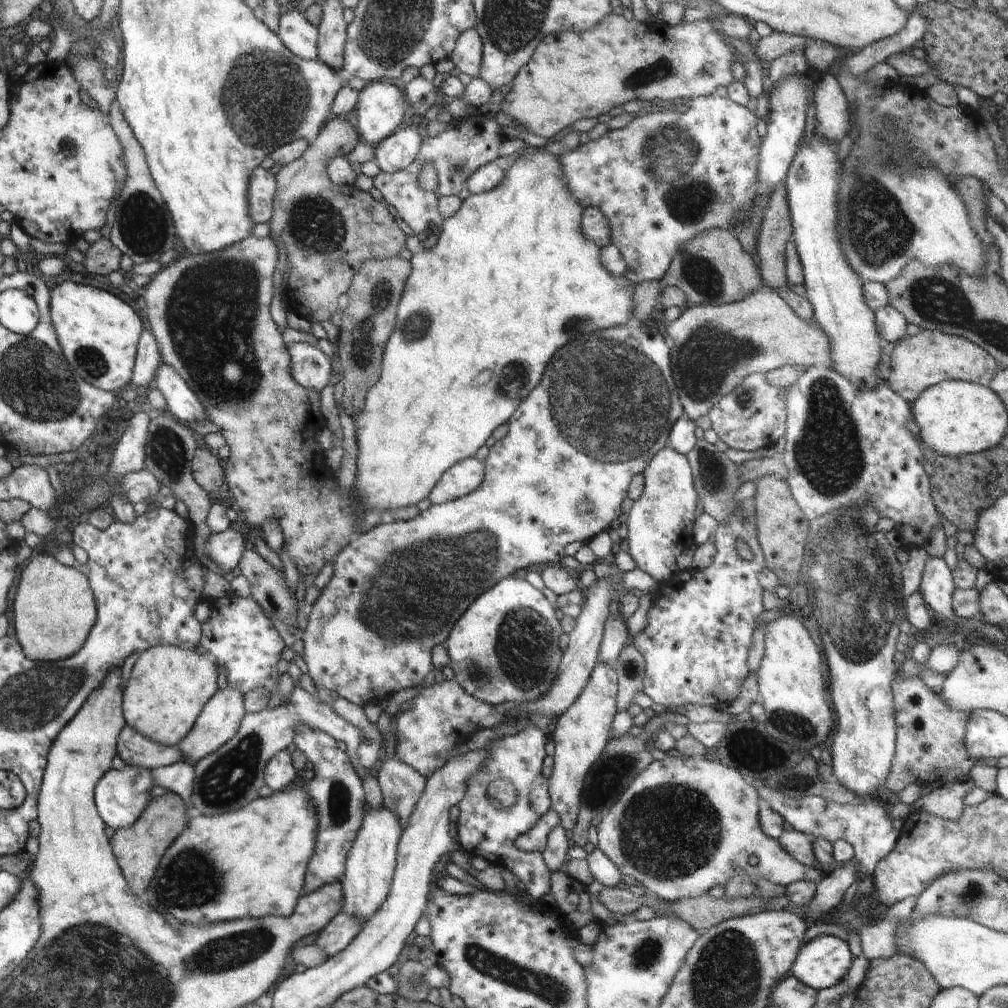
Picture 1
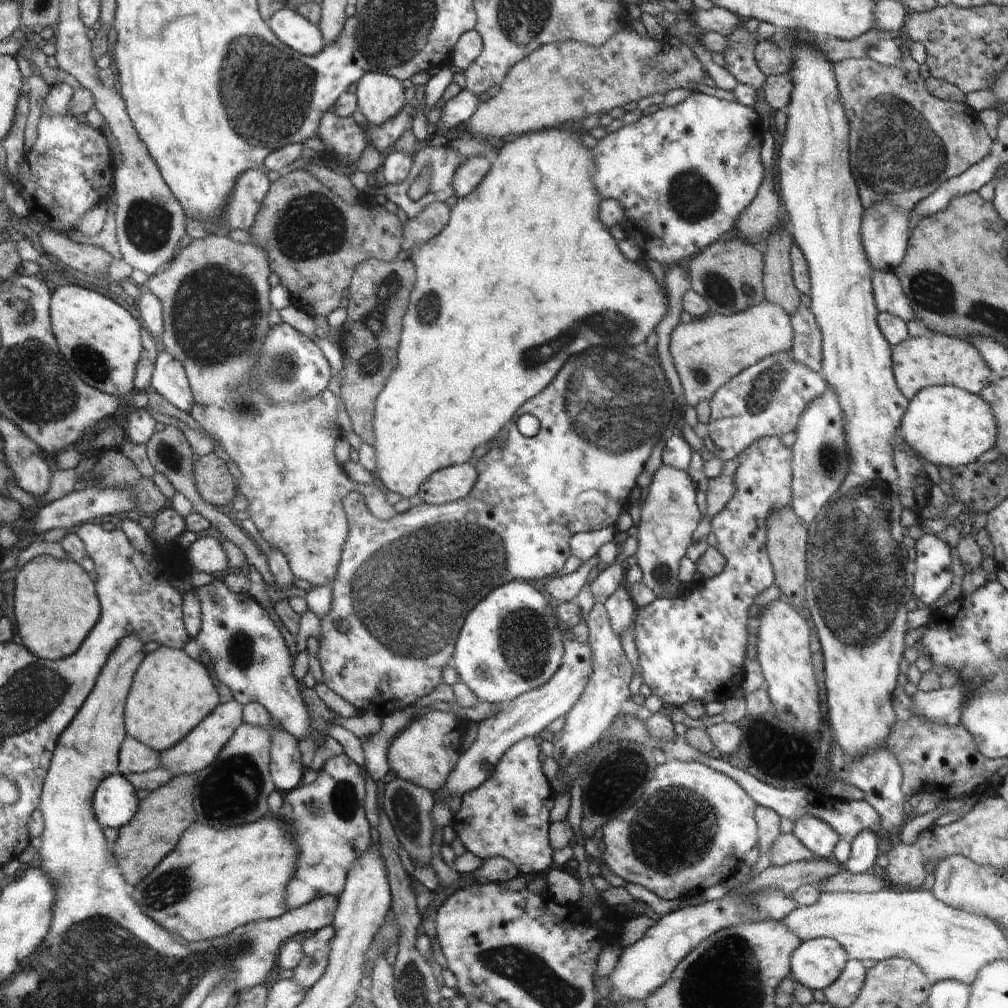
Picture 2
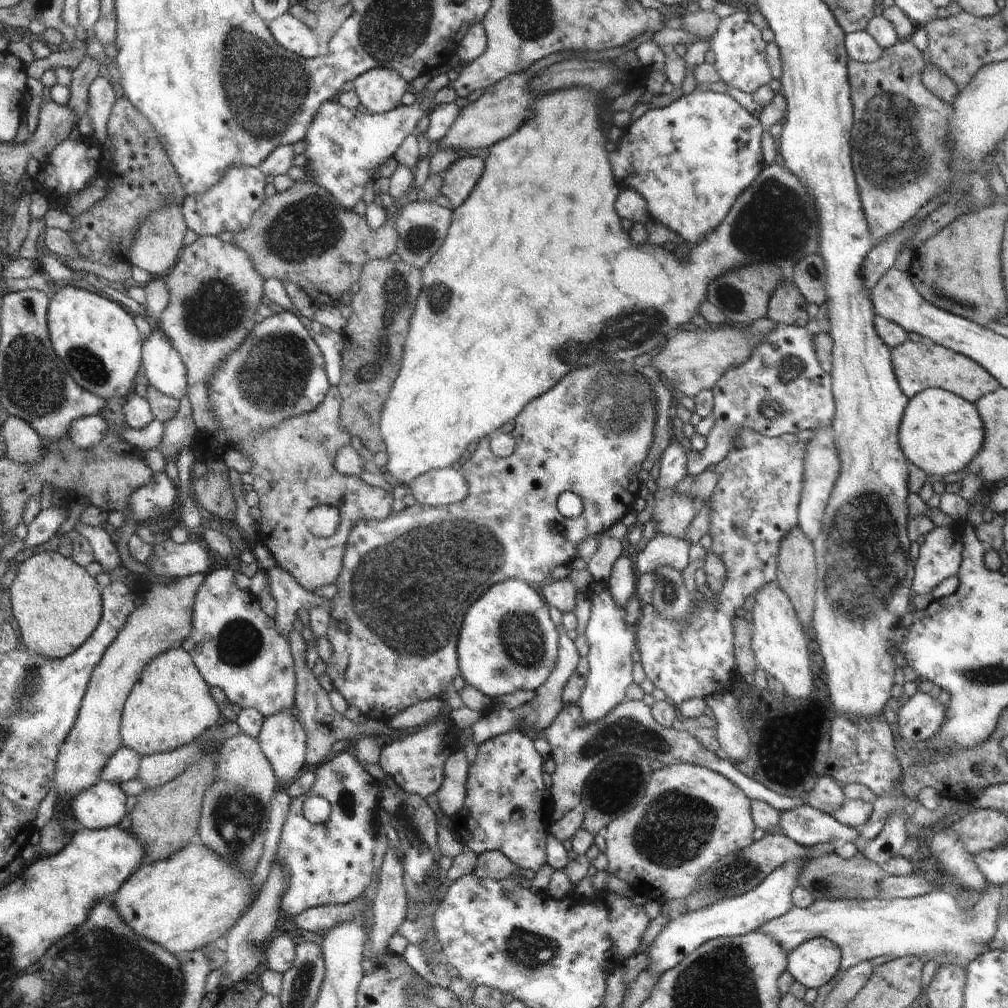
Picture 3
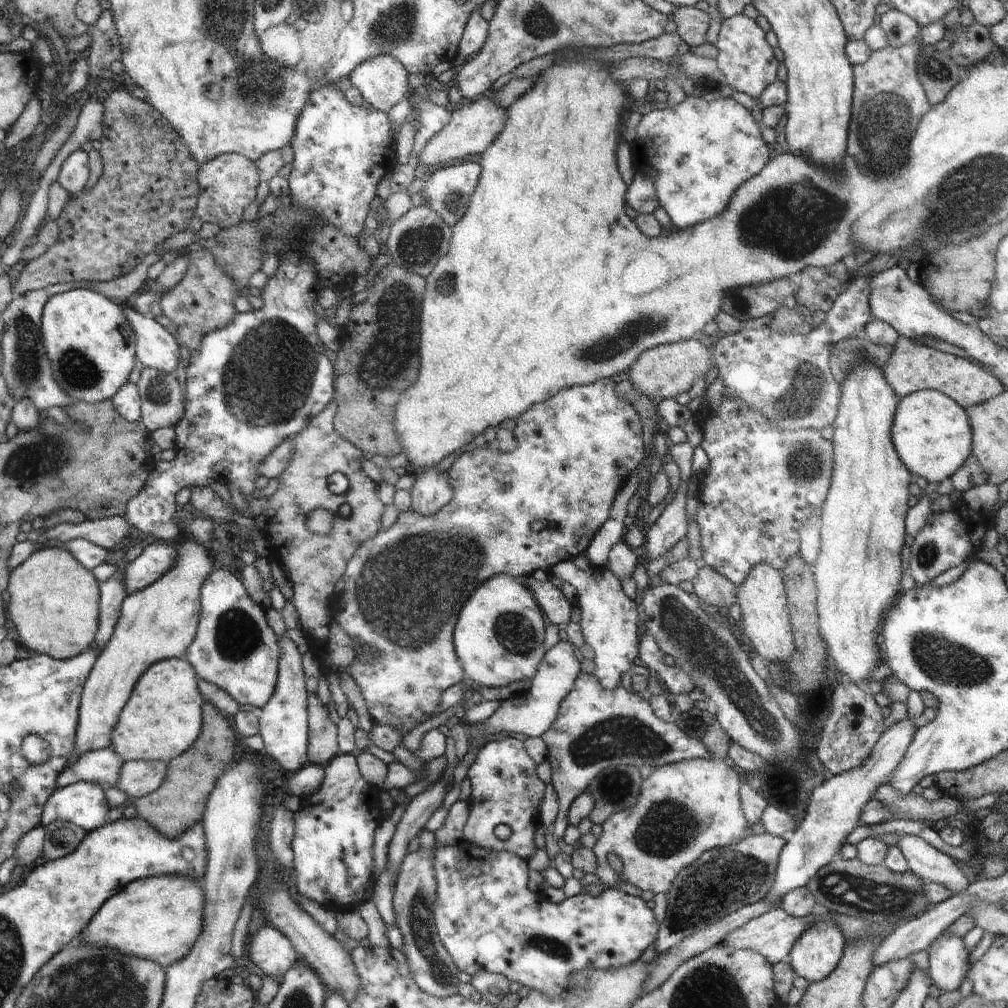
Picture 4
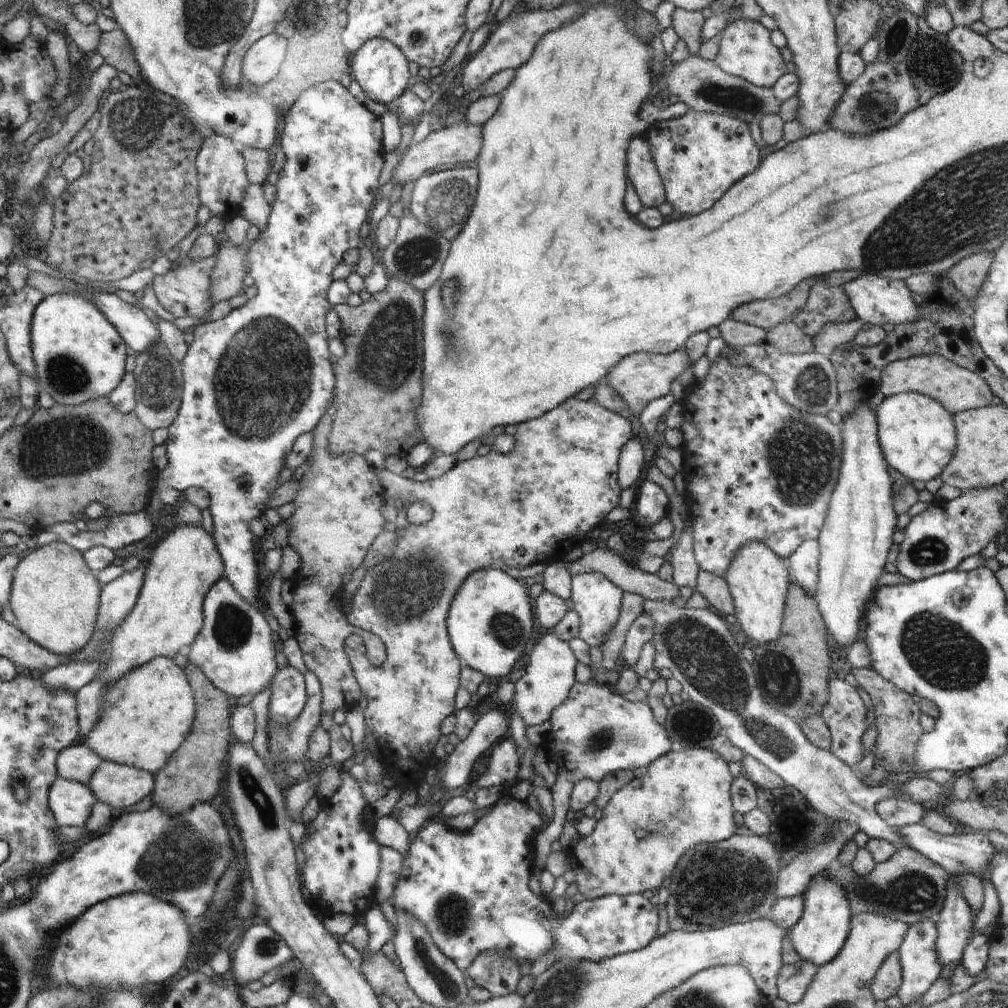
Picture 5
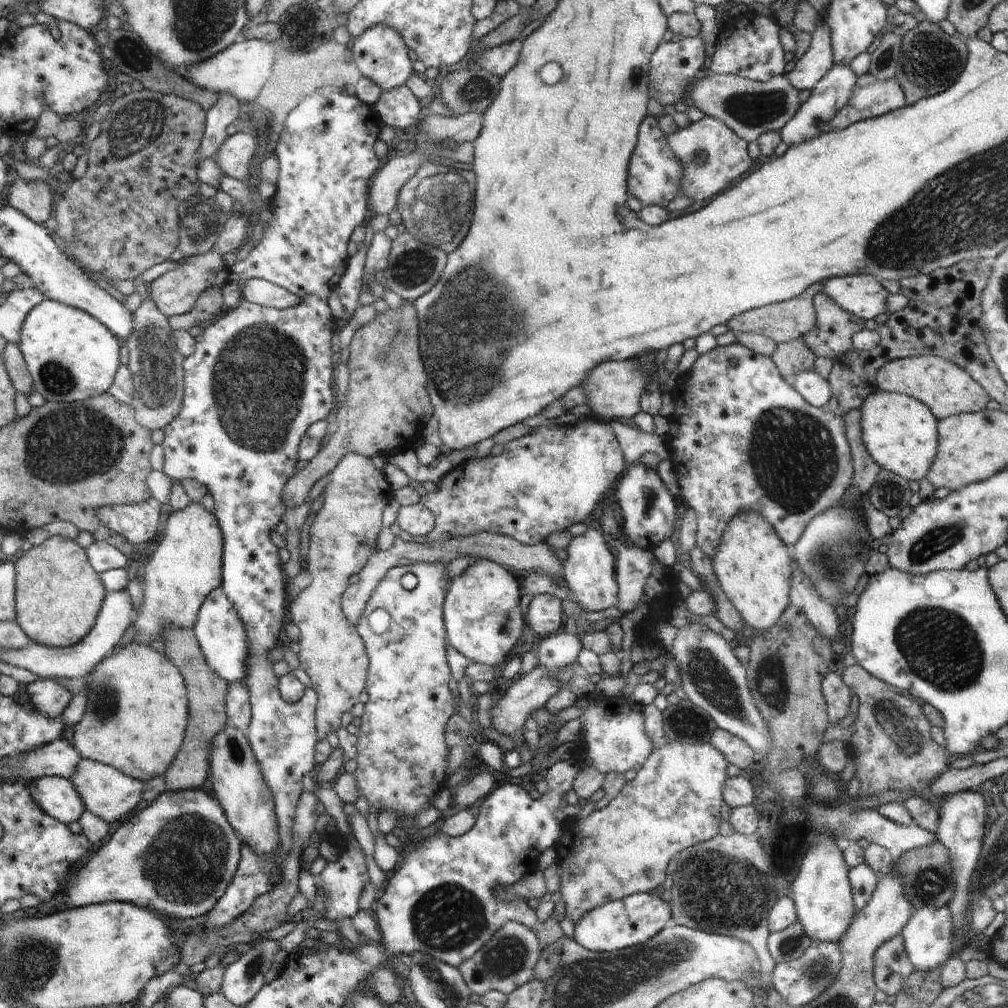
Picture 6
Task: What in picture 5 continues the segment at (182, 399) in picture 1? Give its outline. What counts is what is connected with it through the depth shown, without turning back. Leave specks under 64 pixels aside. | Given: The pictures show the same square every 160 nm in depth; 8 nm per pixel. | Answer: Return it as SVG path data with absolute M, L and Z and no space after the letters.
M96 293L88 299L114 324L134 355L160 339L153 314L141 306L125 303L116 293Z

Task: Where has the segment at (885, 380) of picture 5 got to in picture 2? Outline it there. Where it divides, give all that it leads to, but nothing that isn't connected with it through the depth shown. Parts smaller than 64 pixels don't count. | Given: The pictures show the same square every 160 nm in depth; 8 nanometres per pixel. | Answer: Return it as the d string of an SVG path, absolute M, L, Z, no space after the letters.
M932 332L922 336L908 337L891 347L893 375L900 392L911 401L924 387L954 385L980 395L993 380L990 367L980 353L964 339Z

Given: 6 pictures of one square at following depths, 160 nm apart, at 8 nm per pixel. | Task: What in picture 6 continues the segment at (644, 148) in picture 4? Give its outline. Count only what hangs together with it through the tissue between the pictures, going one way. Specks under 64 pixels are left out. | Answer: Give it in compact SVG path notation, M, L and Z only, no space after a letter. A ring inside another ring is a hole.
M705 115L702 120L691 123L686 129L667 136L671 149L675 155L685 164L685 177L683 180L683 194L694 199L694 202L706 200L720 194L740 176L748 172L752 166L752 160L748 156L748 144L741 139L726 123L720 119ZM698 152L706 152L708 160L703 166L694 164L692 159Z

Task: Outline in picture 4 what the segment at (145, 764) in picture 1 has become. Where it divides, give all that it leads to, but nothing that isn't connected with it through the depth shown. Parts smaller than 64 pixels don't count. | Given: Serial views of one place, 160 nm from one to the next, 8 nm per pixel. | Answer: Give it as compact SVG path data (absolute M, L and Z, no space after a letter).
M110 747L93 750L80 760L71 760L66 770L58 775L56 789L66 785L84 782L97 784L107 791L116 787L122 768L126 762L122 756L116 754Z

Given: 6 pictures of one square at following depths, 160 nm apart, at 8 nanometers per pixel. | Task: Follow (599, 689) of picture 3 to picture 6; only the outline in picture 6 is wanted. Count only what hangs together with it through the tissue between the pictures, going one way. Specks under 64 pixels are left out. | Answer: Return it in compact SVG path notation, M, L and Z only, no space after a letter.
M587 528L584 534L572 537L565 551L567 555L566 560L563 561L561 577L566 581L578 602L590 612L616 606L619 586L616 586L617 580L614 580L614 564L618 564L618 560L614 560L614 556L606 548L602 534L594 528Z

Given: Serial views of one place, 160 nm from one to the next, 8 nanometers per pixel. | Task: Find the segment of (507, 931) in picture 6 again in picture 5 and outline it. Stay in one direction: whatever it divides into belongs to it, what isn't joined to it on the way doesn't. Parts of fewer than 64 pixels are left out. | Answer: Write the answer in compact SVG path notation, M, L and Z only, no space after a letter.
M496 949L495 952L480 953L465 974L474 980L476 986L499 997L517 990L522 978L520 965L514 957Z

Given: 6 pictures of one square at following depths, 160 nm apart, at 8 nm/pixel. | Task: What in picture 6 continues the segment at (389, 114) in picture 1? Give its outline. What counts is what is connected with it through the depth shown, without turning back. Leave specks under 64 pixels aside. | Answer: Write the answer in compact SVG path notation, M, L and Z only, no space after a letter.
M376 25L366 30L362 36L352 40L351 51L358 70L366 78L373 80L382 91L398 89L406 85L409 78L415 75L416 58L412 58L412 50L408 48L399 31L392 27Z

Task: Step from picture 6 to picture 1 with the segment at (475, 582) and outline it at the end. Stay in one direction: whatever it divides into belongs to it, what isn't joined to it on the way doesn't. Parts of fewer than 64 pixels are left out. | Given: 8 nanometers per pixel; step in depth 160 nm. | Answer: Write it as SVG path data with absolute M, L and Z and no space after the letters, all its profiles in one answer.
M510 575L483 592L476 606L470 606L451 630L444 647L449 654L448 666L454 671L455 681L468 694L493 707L504 702L522 704L539 700L558 680L558 664L563 658L558 646L560 634L560 620L556 618L556 612L544 594L526 579Z

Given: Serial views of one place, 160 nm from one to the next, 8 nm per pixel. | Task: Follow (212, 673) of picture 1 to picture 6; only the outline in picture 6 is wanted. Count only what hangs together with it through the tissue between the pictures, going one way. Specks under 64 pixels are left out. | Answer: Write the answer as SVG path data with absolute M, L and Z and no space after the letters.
M131 642L100 661L96 670L87 674L87 712L75 725L71 744L82 758L110 765L144 782L166 773L183 746L189 711L185 680L180 676L179 667L172 663L165 653L156 651L150 644Z

